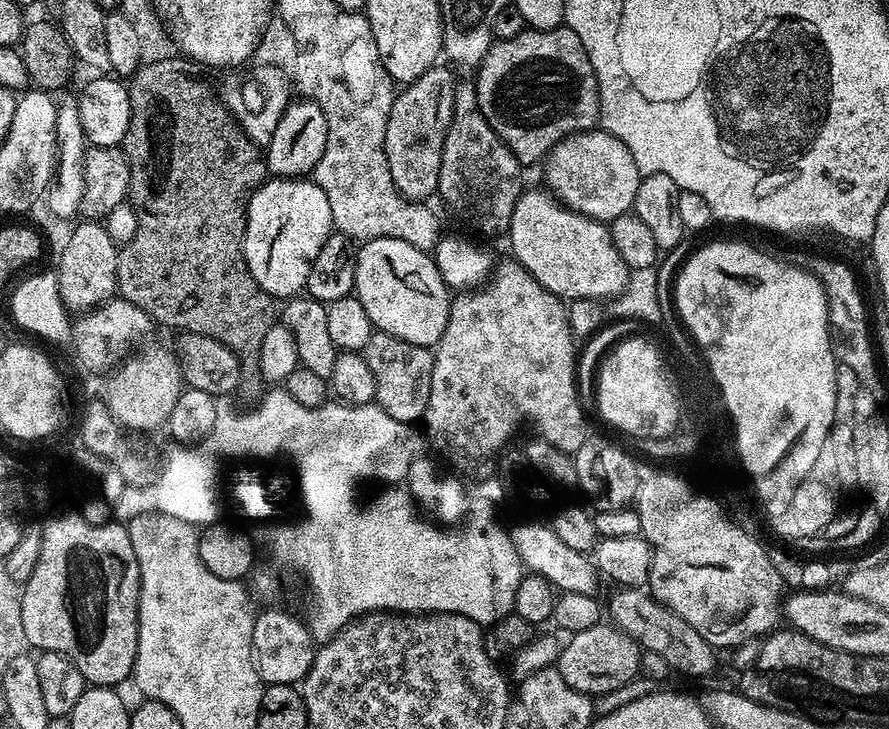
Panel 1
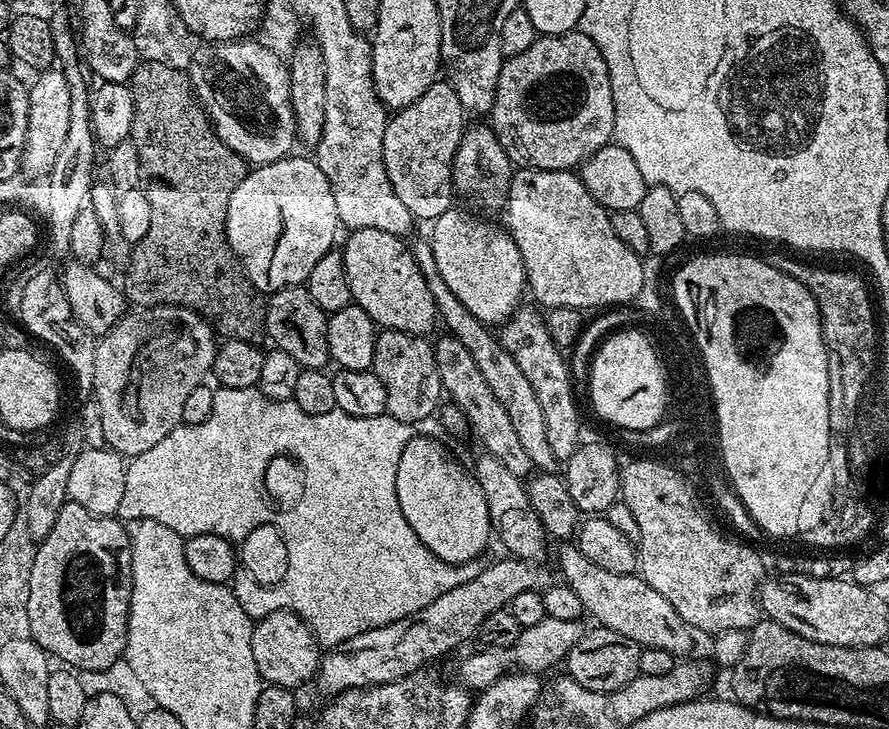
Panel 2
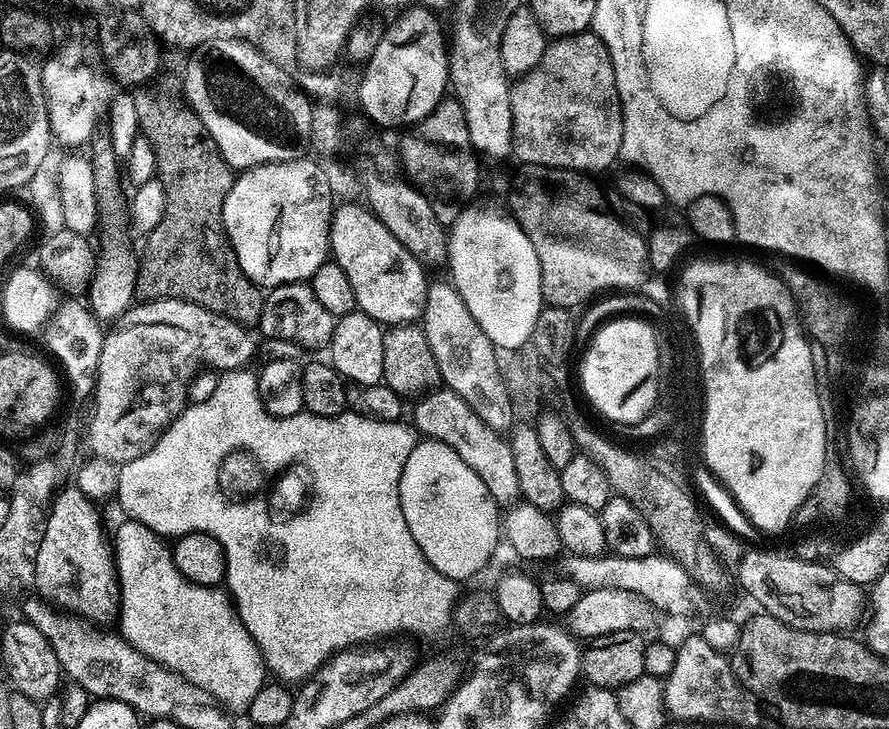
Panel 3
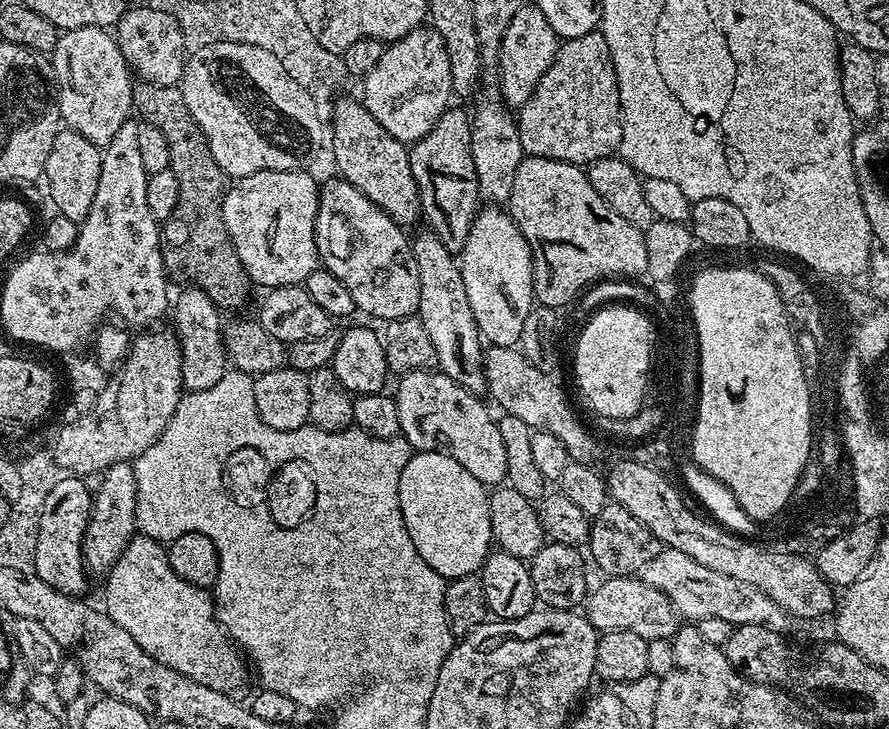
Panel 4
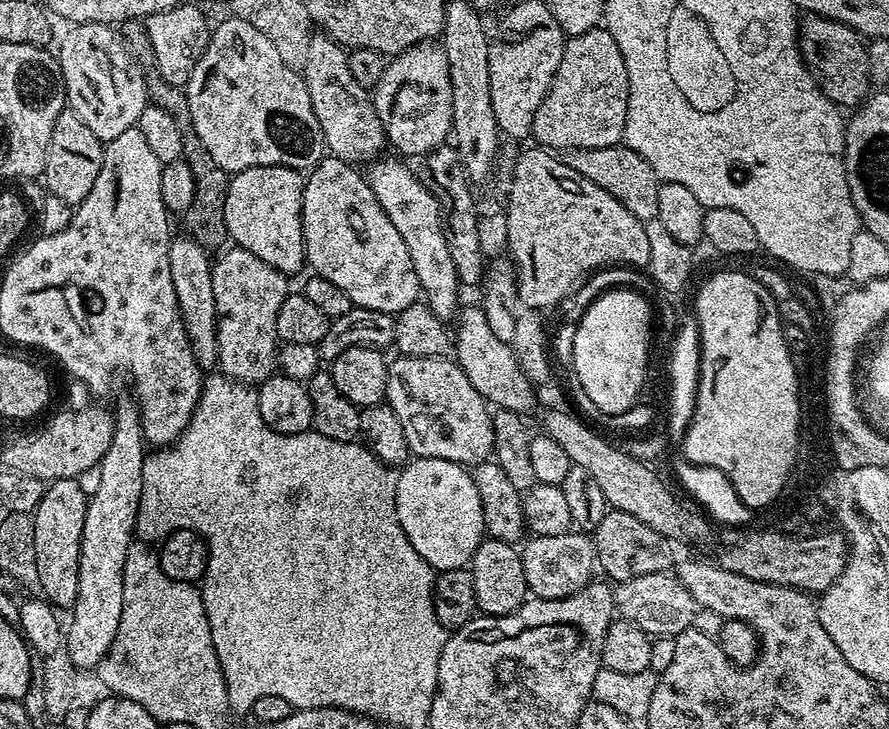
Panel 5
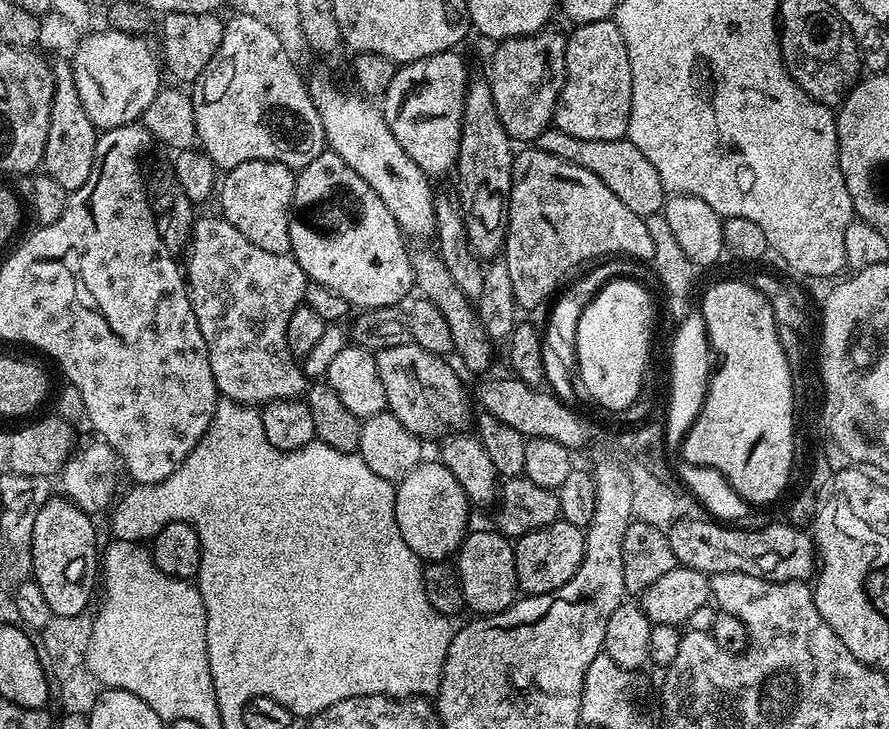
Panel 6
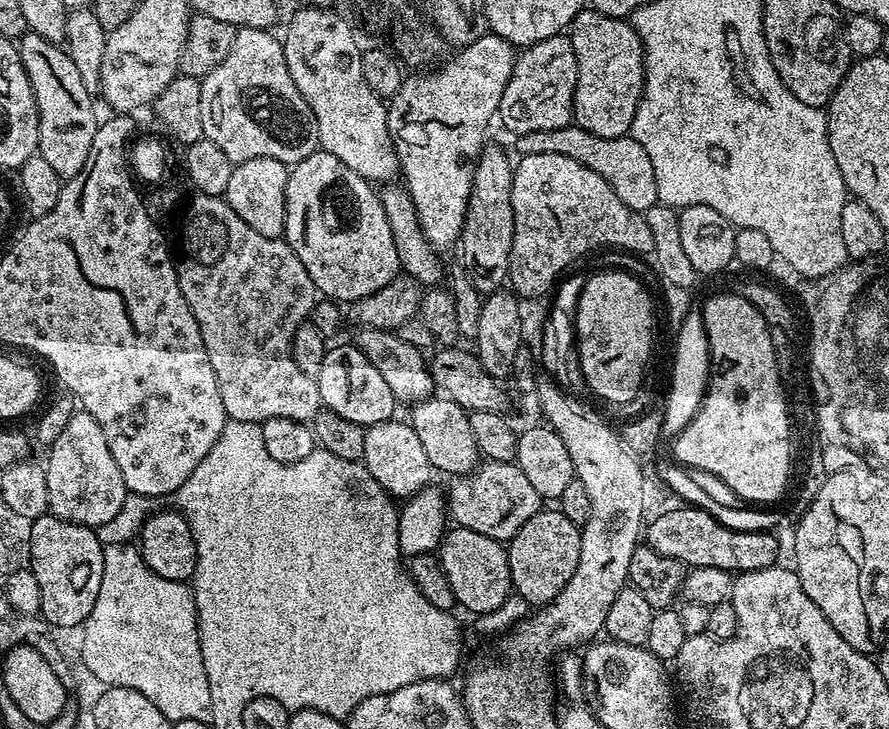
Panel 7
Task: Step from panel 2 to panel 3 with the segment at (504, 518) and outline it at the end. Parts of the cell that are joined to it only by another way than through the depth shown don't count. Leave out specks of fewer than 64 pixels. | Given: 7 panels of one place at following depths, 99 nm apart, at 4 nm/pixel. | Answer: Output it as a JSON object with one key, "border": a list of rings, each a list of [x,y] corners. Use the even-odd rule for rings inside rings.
{"border":[[[441,386],[422,396],[415,404],[417,406],[414,427],[421,437],[450,446],[451,450],[482,478],[486,489],[499,506],[512,506],[521,499],[511,443],[486,426],[458,394]]]}

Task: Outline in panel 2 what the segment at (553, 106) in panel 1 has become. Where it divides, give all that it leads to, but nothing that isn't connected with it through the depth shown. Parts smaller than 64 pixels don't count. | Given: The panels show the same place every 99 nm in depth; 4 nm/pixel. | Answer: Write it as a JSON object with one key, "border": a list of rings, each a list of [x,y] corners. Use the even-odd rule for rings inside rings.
{"border":[[[577,30],[561,36],[537,35],[529,49],[507,57],[500,67],[490,127],[516,168],[563,172],[579,169],[585,160],[602,150],[602,146],[613,143],[615,117],[606,58],[602,58],[596,43],[586,38],[584,32]]]}

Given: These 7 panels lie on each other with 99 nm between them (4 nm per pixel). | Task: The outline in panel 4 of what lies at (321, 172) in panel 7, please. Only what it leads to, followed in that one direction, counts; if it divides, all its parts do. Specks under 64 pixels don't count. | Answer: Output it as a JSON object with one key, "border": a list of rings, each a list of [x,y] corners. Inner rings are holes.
{"border":[[[339,178],[323,181],[316,215],[316,254],[319,263],[338,274],[338,279],[346,282],[346,290],[354,298],[357,309],[368,316],[377,316],[380,322],[400,320],[416,312],[420,297],[418,282],[418,266],[414,262],[414,254],[409,237],[404,237],[405,229],[395,224],[383,210],[374,206],[362,190],[350,186],[350,182]]]}

